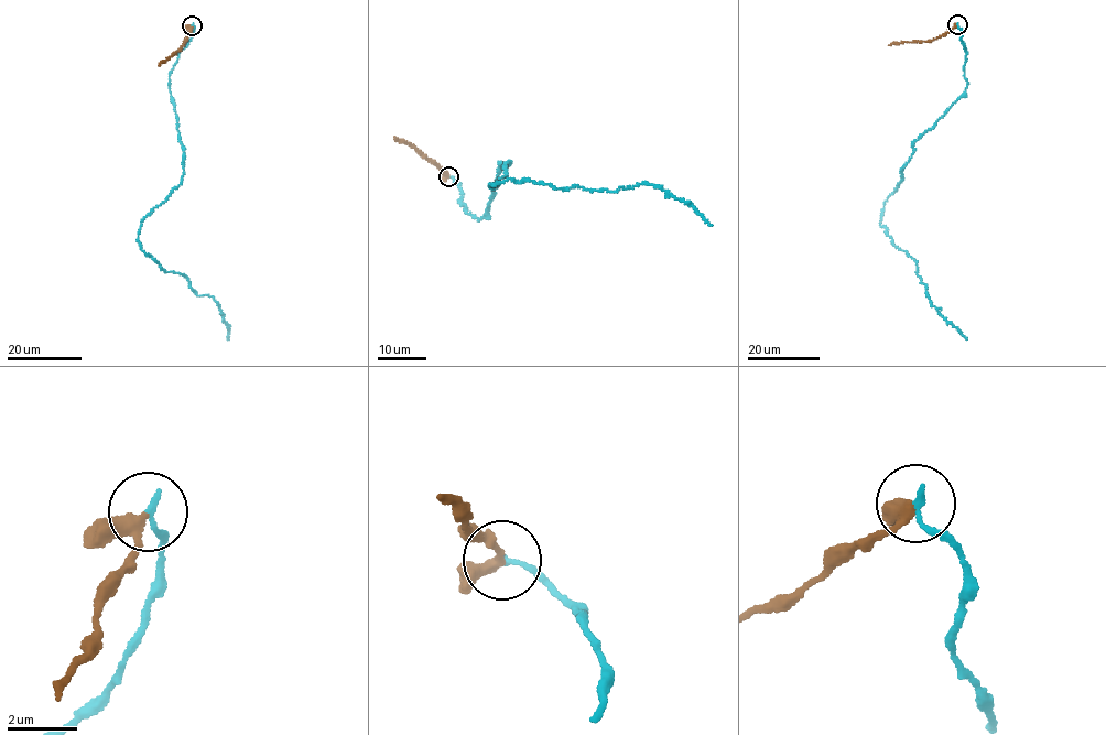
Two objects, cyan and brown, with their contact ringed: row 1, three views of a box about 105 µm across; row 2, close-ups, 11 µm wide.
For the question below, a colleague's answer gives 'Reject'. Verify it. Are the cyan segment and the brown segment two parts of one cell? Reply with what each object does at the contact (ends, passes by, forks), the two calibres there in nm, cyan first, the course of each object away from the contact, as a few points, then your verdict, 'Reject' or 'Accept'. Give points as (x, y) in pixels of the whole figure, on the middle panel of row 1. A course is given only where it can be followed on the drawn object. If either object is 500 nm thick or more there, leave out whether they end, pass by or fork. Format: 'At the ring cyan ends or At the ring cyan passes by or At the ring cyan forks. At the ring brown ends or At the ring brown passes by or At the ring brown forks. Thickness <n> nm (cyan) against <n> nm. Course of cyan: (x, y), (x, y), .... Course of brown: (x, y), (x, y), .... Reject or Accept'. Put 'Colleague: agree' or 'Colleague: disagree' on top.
Colleague: agree
At the ring cyan ends. At the ring brown passes by. Thickness 200 nm (cyan) against 240 nm. Course of cyan: (447, 176), (479, 219), (509, 161), (491, 187), (509, 179), (595, 191), (651, 184), (712, 226). Course of brown: (447, 176), (396, 137). Reject

